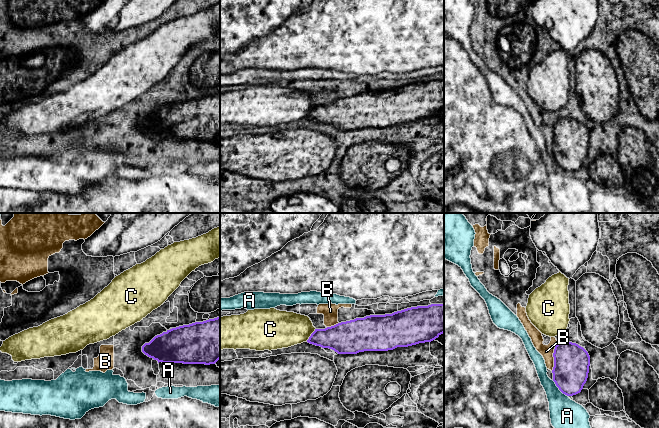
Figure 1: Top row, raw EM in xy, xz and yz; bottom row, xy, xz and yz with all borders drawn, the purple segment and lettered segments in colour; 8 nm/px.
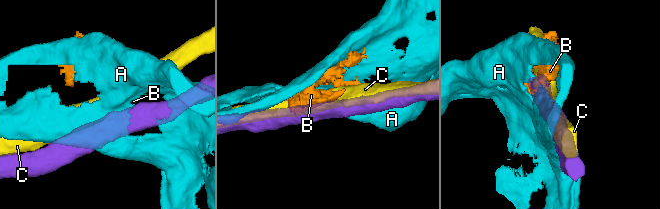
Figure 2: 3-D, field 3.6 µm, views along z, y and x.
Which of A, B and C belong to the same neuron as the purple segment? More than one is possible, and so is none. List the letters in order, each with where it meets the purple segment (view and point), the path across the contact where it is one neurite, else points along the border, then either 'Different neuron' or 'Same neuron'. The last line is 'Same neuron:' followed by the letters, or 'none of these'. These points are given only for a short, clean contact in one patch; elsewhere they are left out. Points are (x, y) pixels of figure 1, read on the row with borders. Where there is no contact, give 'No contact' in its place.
A: Touches purple at yz (558, 387). Different neuron
B: Touches purple at yz (553, 356). Boundary: yz (558, 342), (554, 349), (553, 368), (551, 370). Different neuron
C: Touches purple at xz (311, 335). Different neuron
Same neuron: none of these

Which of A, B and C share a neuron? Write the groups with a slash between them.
A / B / C

